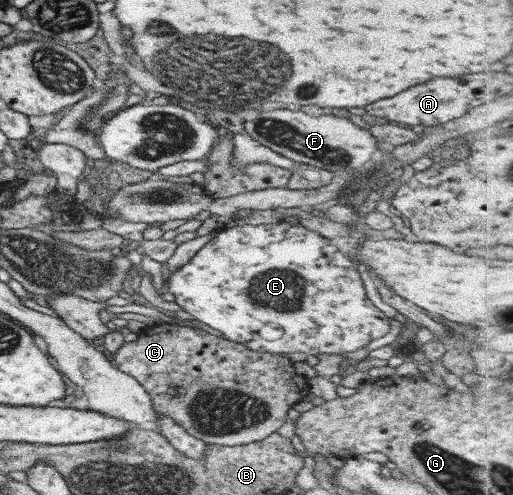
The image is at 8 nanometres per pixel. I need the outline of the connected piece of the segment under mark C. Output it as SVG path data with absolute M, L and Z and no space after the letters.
M159 324L144 329L139 335L130 337L118 348L118 352L112 353L111 364L117 367L118 370L129 374L134 378L142 388L150 395L153 409L171 418L178 426L181 426L190 436L202 440L205 444L220 444L220 446L238 446L238 444L250 444L250 442L259 441L277 430L287 420L286 411L291 408L292 404L300 401L308 393L308 384L306 379L300 376L298 384L290 384L290 388L296 390L274 390L274 382L280 380L280 384L284 384L288 378L292 378L294 369L290 360L283 355L270 354L266 352L258 352L250 348L246 348L243 344L230 342L222 337L216 337L208 334L198 327L180 326L176 324Z

